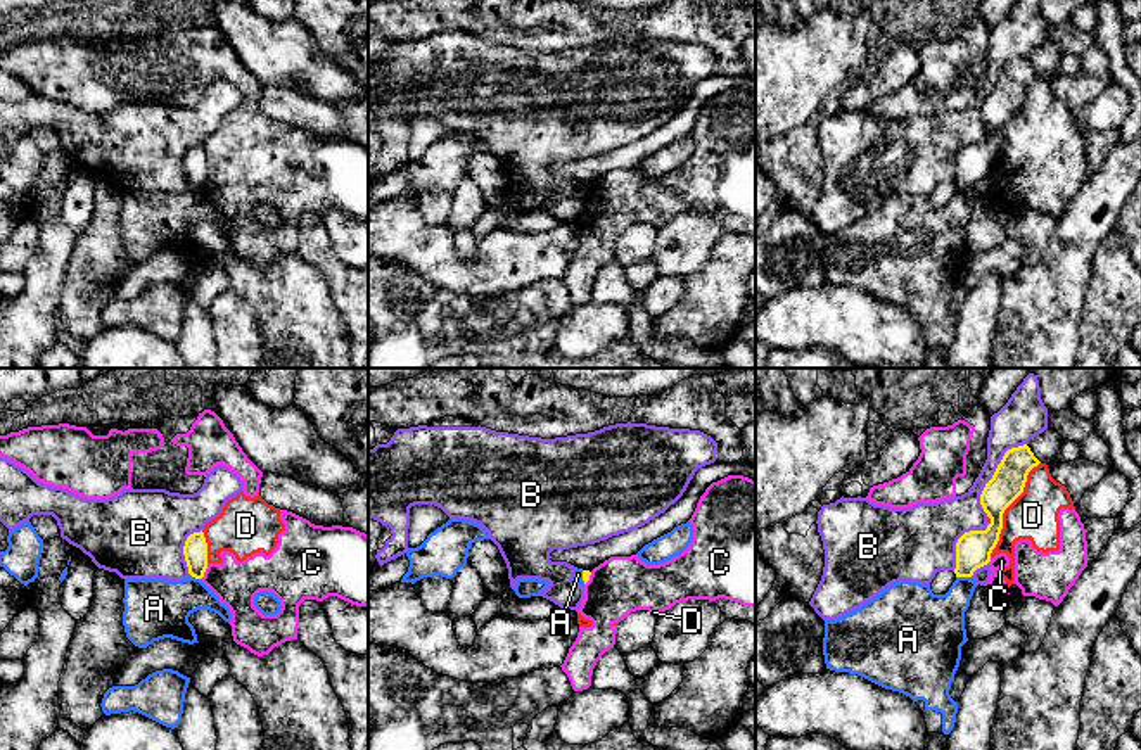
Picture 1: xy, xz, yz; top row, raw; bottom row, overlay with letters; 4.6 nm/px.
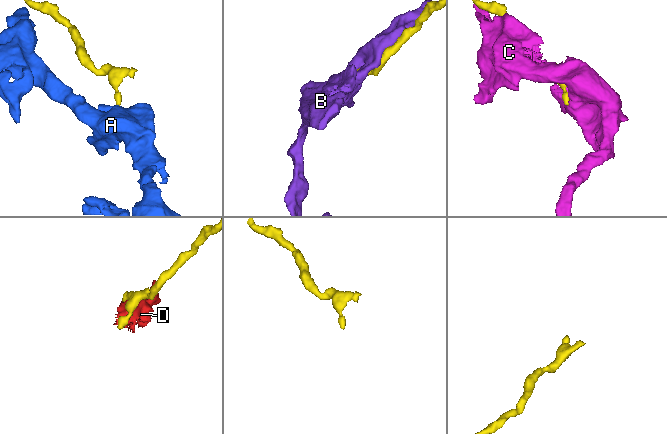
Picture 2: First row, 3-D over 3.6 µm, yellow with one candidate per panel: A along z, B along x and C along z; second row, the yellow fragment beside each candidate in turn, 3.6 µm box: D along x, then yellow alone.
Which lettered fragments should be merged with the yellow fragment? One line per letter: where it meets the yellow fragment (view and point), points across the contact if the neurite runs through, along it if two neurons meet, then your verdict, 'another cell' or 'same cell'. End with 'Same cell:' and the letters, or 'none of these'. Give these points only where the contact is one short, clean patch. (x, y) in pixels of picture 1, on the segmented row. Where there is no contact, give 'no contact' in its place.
A: meets yellow in yz at (963, 576); border along yz (956, 576), (970, 578); another cell
B: meets yellow in yz at (994, 474); another cell
C: meets yellow in xy at (204, 571); another cell
D: meets yellow in yz at (1005, 508); another cell
Same cell: none of these

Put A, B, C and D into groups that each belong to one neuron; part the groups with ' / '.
A / B / C D

